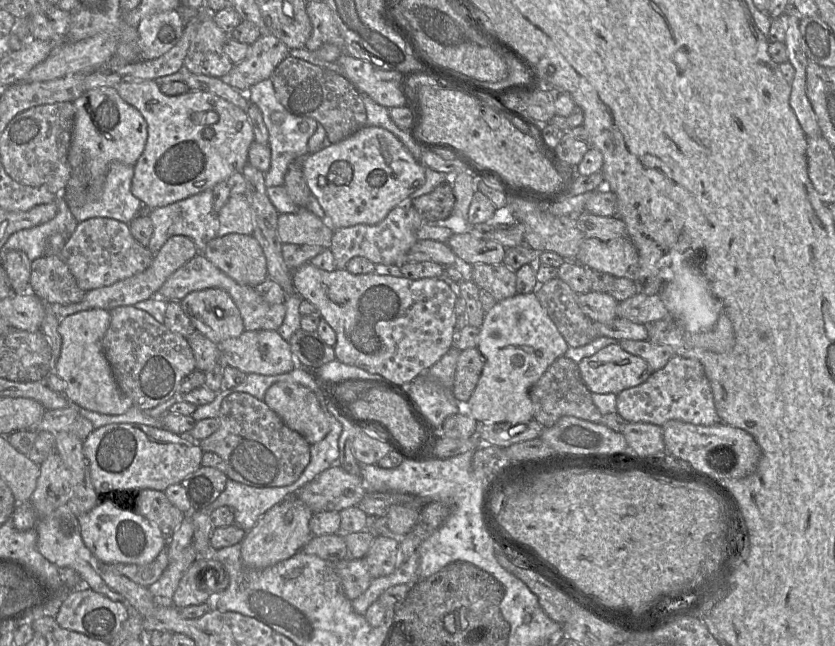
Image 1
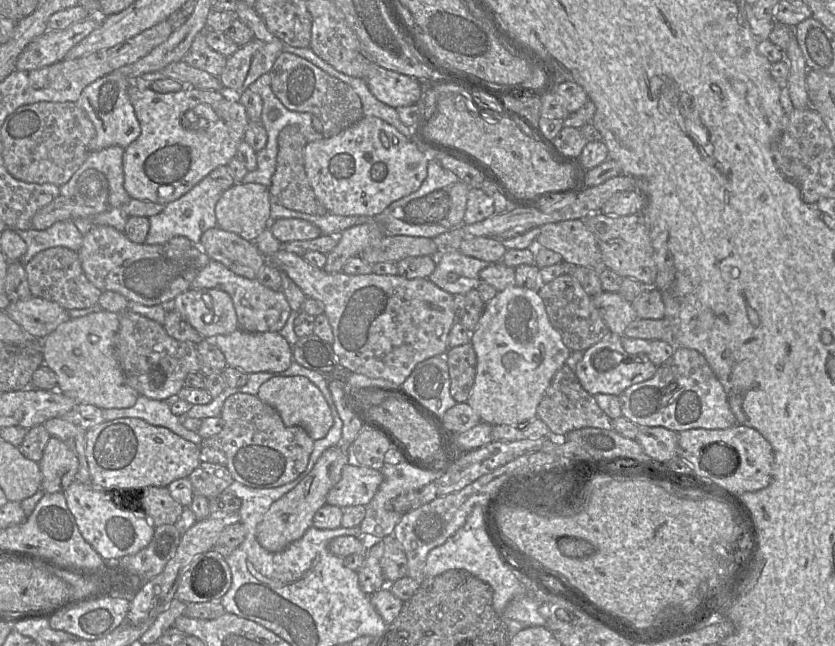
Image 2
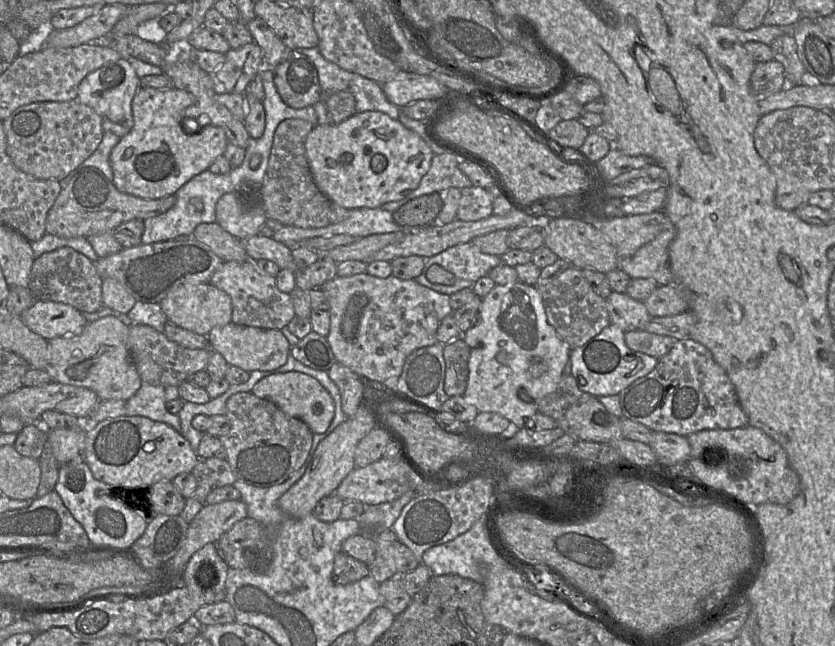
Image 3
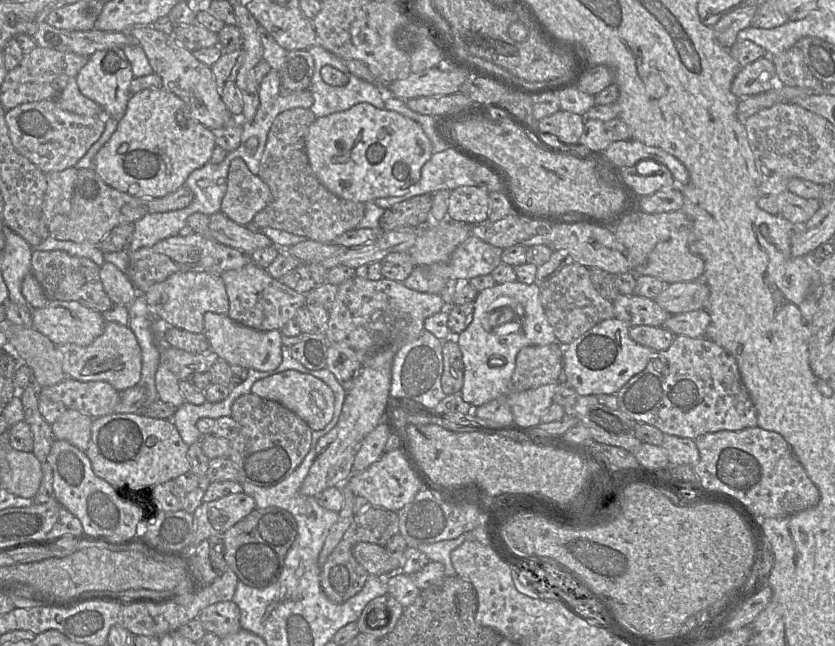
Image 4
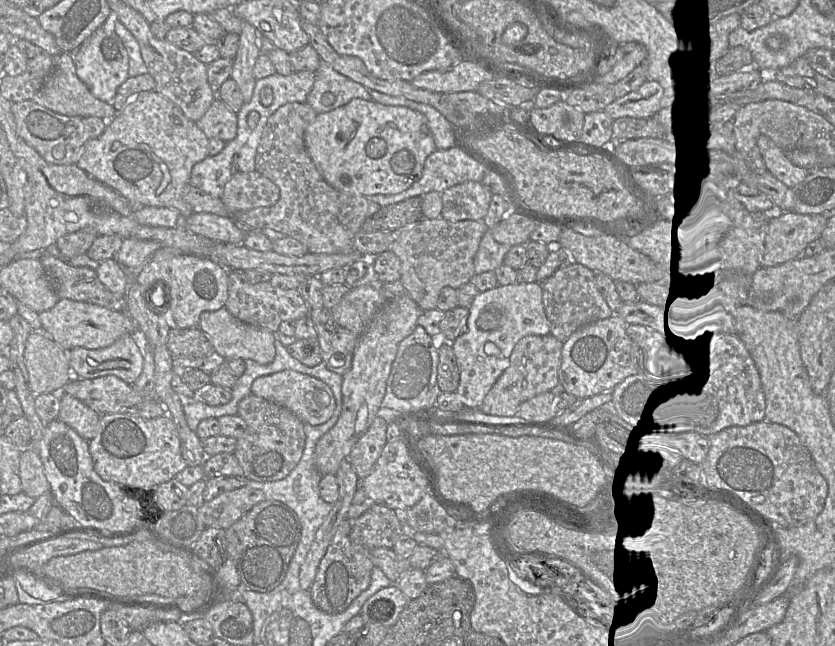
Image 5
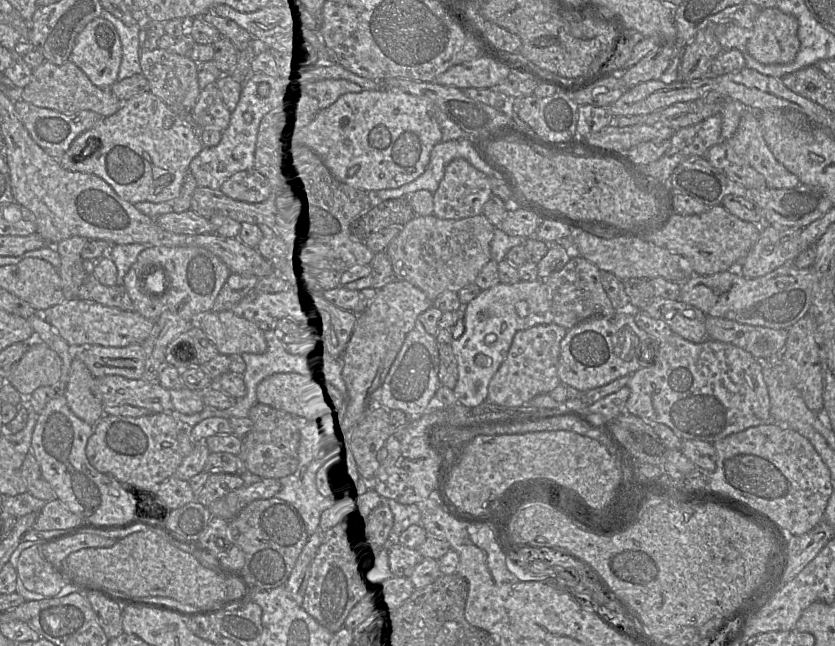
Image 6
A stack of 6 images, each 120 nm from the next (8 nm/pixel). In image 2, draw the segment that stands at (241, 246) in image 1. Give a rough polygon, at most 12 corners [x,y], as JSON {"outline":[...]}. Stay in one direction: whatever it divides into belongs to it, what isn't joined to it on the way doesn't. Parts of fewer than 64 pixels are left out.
{"outline":[[218,226],[199,246],[235,274],[256,279],[265,258],[254,242]]}

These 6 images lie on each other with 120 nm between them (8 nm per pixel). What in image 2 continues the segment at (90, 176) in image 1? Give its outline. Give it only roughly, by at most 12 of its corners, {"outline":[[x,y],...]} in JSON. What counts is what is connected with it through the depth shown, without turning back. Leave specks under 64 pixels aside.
{"outline":[[117,70],[84,88],[76,104],[95,127],[89,151],[126,148],[141,134]]}

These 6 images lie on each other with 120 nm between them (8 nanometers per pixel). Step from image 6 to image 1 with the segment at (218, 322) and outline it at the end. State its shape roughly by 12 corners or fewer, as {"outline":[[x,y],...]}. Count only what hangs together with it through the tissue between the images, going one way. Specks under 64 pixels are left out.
{"outline":[[276,330],[244,331],[218,345],[221,361],[277,375],[297,365]]}

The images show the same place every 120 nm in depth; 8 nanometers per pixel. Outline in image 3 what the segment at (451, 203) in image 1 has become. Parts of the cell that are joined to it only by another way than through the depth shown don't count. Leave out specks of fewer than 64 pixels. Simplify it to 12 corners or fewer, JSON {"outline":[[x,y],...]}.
{"outline":[[443,193],[422,195],[393,212],[402,227],[437,222]]}

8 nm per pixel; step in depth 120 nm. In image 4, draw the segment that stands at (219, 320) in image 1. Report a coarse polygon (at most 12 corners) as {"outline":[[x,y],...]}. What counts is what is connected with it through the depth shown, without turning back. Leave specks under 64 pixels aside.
{"outline":[[176,272],[144,297],[168,327],[203,333],[228,315],[221,275]]}

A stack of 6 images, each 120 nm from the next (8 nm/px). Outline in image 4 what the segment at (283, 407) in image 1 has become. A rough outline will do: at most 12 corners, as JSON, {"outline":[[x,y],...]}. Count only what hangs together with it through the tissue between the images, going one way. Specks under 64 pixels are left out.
{"outline":[[296,370],[257,380],[251,392],[280,403],[312,431],[333,418],[333,391]]}

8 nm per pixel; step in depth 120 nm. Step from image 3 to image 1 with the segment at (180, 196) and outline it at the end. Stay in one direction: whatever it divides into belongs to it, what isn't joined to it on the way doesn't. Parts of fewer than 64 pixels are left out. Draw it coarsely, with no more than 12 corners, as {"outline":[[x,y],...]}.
{"outline":[[213,192],[149,211],[155,255],[172,236],[198,253],[217,237]]}

